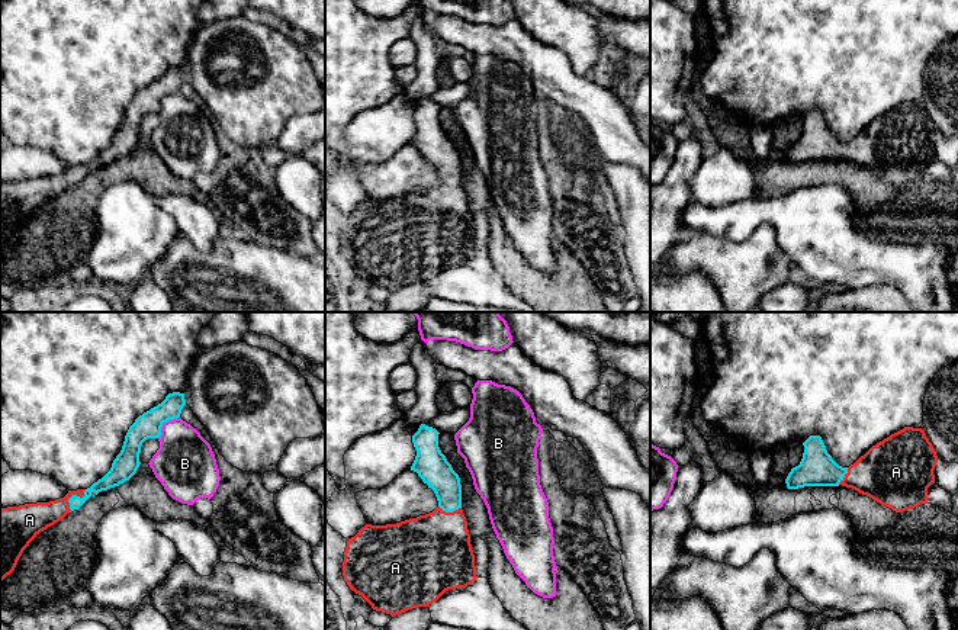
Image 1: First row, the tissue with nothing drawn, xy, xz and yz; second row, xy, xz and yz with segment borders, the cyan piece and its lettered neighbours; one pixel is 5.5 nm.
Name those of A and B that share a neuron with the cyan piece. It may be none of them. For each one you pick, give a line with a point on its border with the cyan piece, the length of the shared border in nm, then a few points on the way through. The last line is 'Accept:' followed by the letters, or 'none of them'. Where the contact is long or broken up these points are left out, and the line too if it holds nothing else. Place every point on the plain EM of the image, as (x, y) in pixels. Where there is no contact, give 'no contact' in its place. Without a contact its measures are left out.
A: contact xy (73, 170); length 150 nm
Accept: A

